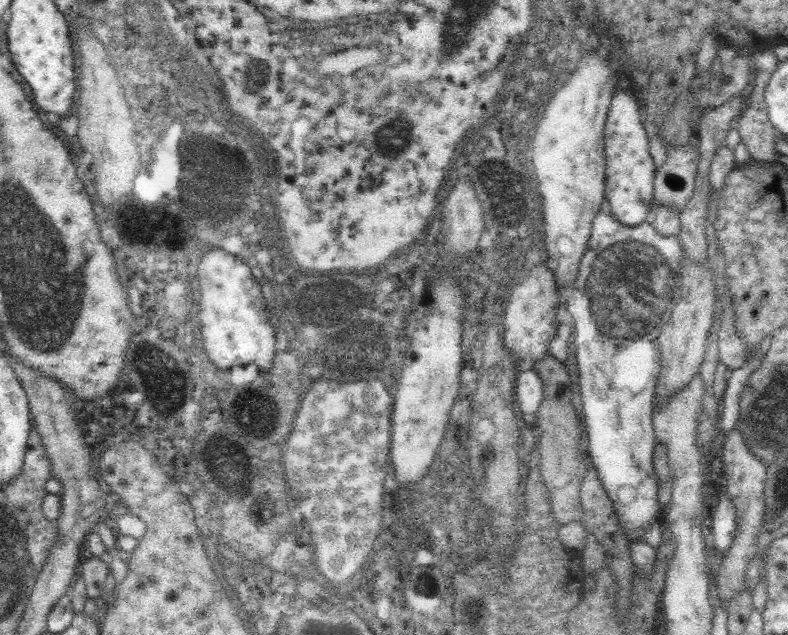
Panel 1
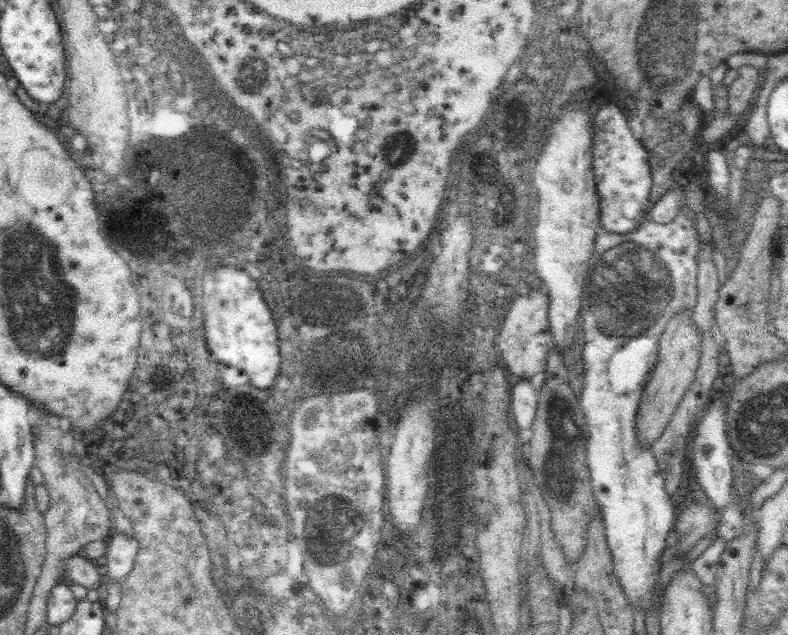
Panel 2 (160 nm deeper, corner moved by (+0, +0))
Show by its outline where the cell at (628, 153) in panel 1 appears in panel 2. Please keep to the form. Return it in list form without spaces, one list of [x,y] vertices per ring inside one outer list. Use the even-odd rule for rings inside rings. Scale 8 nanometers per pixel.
[[[602,106],[593,124],[593,175],[598,189],[601,226],[606,232],[630,234],[648,217],[651,208],[648,199],[652,192],[652,173],[648,152],[641,139],[635,138],[627,124],[624,112],[614,106]]]

